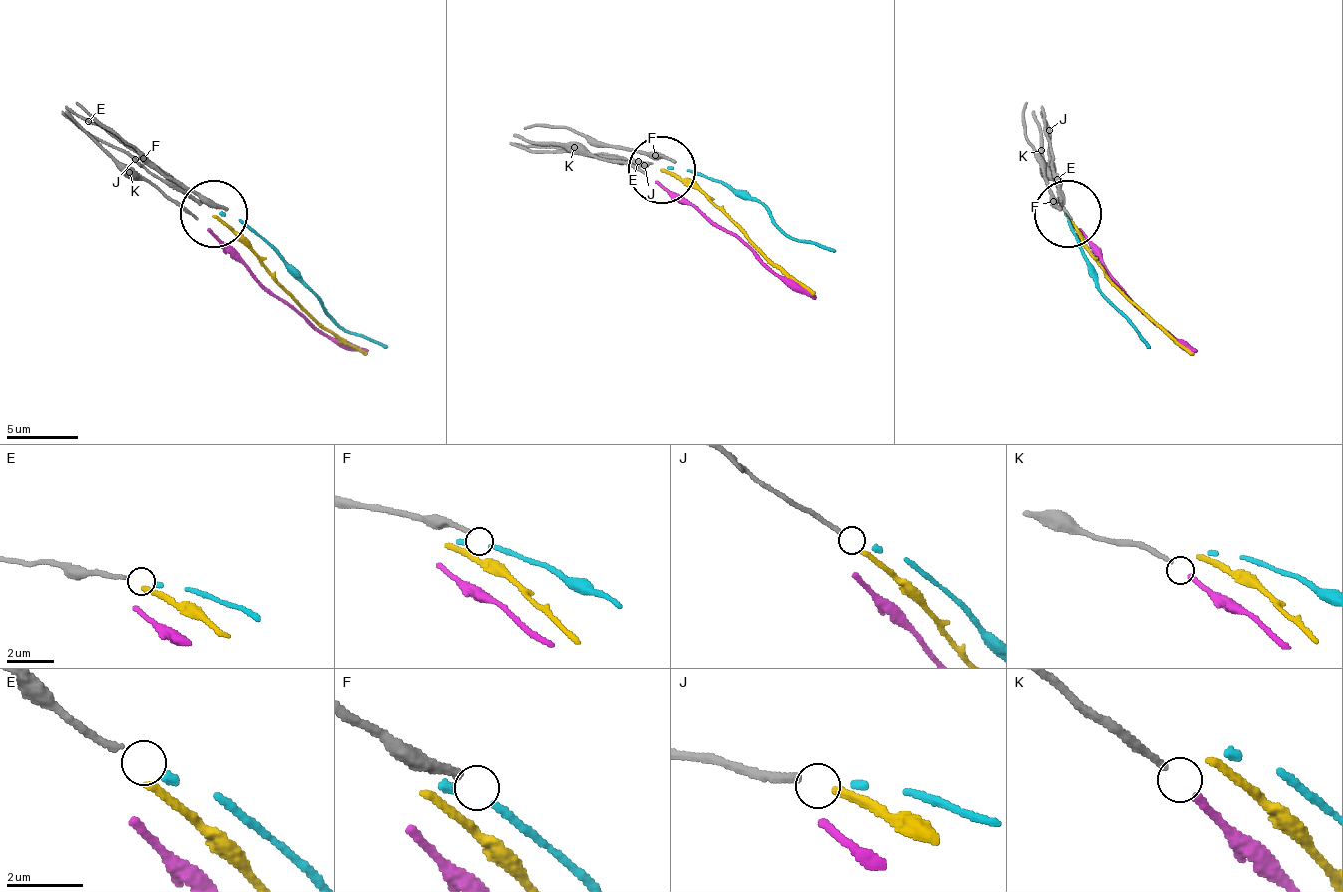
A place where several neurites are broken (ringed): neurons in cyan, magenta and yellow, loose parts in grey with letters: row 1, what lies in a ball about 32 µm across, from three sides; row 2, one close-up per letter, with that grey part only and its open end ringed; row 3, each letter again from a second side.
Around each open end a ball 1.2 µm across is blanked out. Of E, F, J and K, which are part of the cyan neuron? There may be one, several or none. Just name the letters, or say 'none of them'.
E

